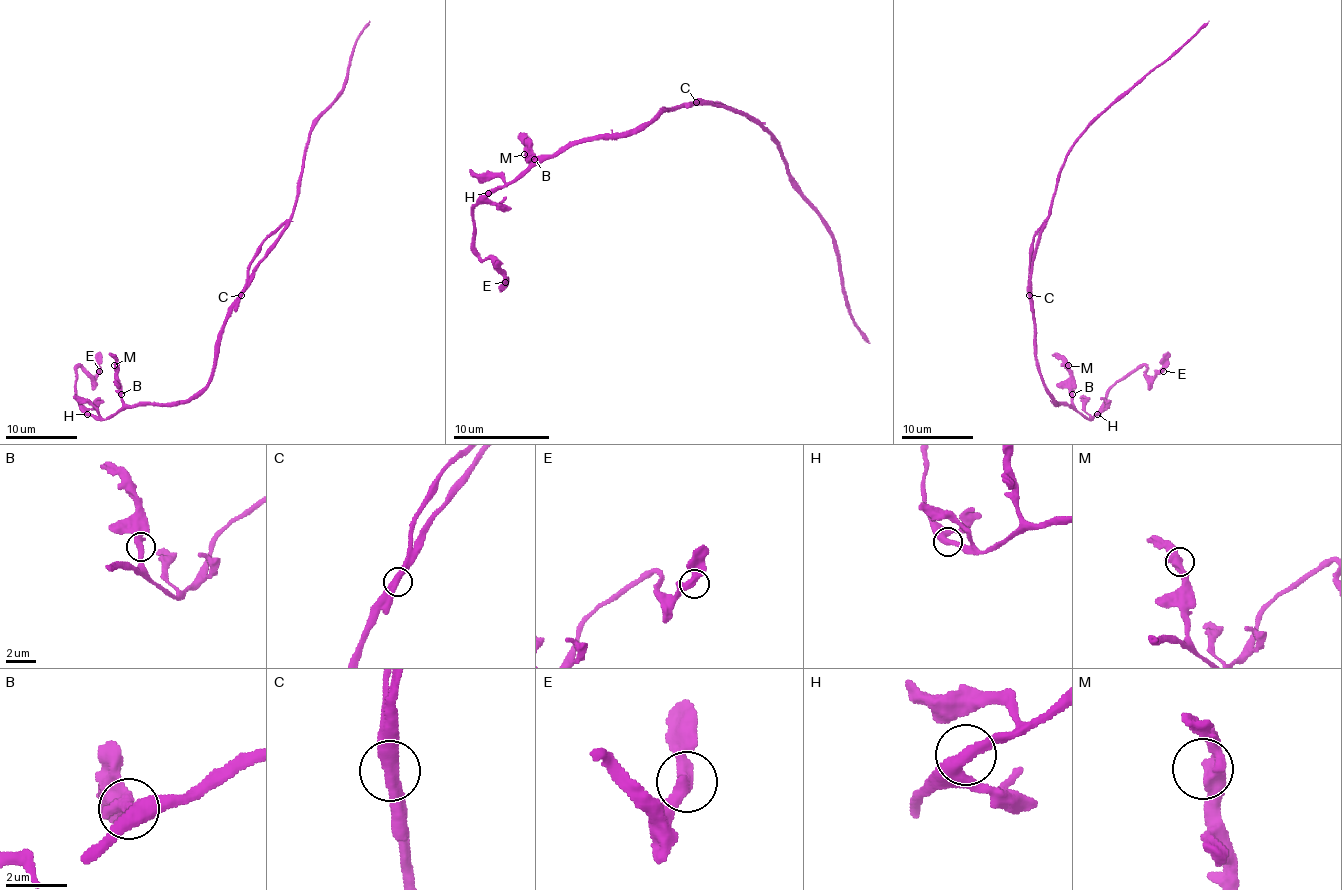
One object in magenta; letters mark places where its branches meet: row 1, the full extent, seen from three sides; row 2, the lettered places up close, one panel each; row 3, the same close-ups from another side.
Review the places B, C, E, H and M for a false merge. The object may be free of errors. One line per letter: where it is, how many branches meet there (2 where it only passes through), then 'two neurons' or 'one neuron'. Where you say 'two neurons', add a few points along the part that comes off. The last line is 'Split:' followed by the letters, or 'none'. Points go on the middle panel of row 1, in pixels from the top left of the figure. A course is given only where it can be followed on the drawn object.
B: at (534, 159); 2 branches meet; one neuron
C: at (696, 102); 2 branches meet; two neurons; foreign part runs (695, 101), (717, 101), (753, 120), (765, 123)
E: at (505, 282); 2 branches meet; one neuron
H: at (488, 193); 2 branches meet; one neuron
M: at (524, 154); 2 branches meet; one neuron
Split: C

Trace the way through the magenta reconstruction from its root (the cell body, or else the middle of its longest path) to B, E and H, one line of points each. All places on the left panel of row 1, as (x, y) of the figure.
B: (243, 294), (225, 324), (214, 374), (200, 391), (187, 399), (133, 405), (128, 405), (121, 394)
E: (243, 294), (212, 378), (187, 399), (123, 405), (99, 419), (76, 396), (76, 369), (99, 371)
H: (243, 294), (225, 324), (214, 374), (200, 391), (187, 399), (169, 403), (123, 405), (105, 419), (87, 414)

